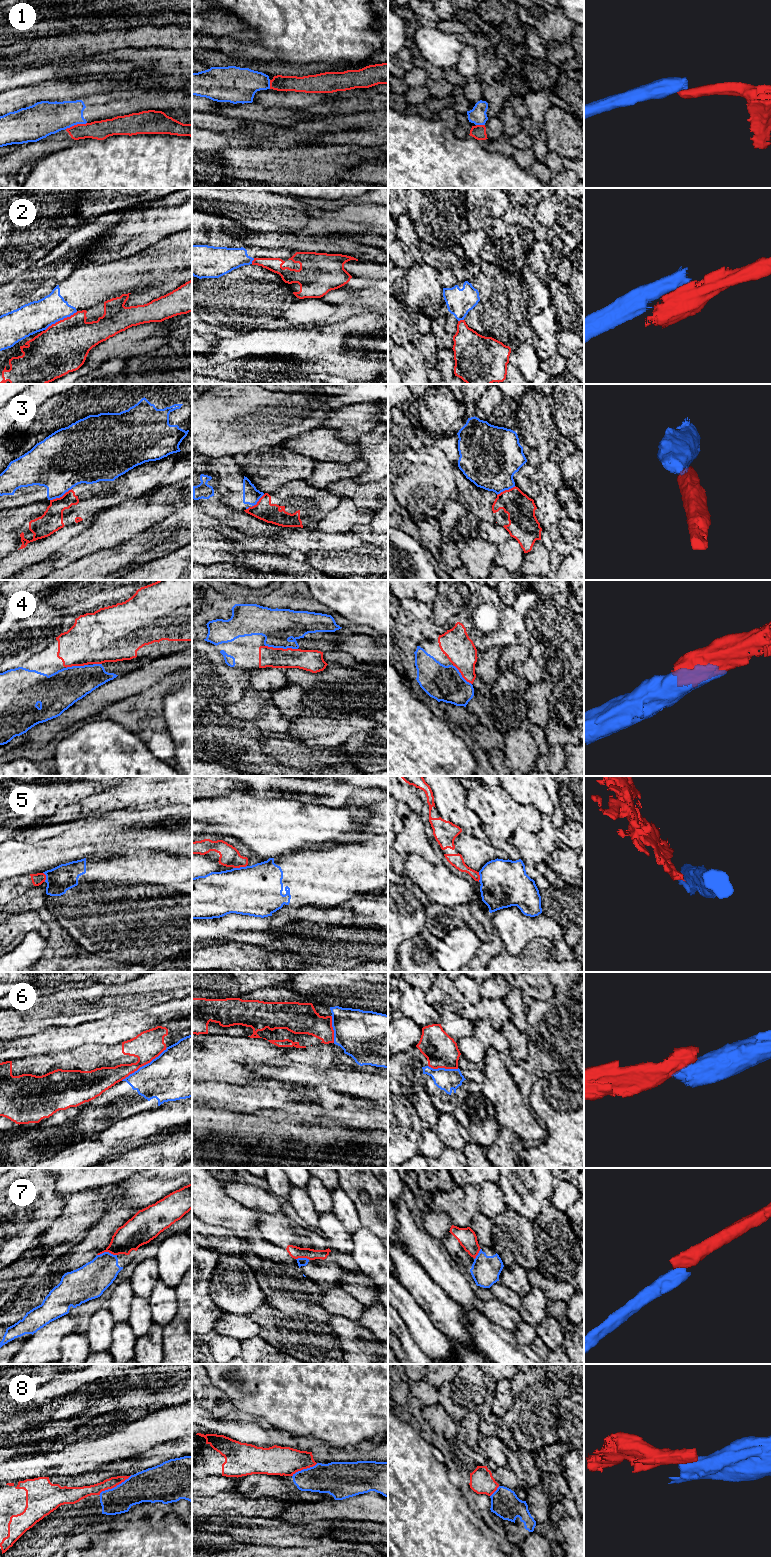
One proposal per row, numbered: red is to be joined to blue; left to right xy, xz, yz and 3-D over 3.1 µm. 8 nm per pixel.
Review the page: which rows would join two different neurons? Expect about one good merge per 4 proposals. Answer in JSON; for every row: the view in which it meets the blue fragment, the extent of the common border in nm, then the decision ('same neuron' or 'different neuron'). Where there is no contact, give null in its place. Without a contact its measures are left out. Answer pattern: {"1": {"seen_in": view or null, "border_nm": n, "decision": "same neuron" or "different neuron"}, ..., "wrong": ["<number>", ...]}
{"1": {"seen_in": "xy", "border_nm": 180, "decision": "different neuron"}, "2": {"seen_in": "xy", "border_nm": 300, "decision": "different neuron"}, "3": {"seen_in": "xy", "border_nm": 200, "decision": "different neuron"}, "4": {"seen_in": "xz", "border_nm": 260, "decision": "same neuron"}, "5": {"seen_in": "xz", "border_nm": 110, "decision": "different neuron"}, "6": {"seen_in": "xy", "border_nm": 460, "decision": "different neuron"}, "7": {"seen_in": "xy", "border_nm": 160, "decision": "different neuron"}, "8": {"seen_in": "xy", "border_nm": 300, "decision": "different neuron"}, "wrong": ["1", "2", "3", "5", "6", "7", "8"]}

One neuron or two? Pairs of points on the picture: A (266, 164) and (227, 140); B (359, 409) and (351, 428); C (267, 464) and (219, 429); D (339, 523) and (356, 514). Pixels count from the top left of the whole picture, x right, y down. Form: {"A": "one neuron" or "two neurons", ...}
{"A": "two neurons", "B": "one neuron", "C": "two neurons", "D": "one neuron"}

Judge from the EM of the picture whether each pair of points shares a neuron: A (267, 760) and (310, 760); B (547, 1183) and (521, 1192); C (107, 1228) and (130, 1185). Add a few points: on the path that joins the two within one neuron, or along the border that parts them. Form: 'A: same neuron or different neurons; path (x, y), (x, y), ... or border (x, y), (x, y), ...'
A: same neuron; path (278, 760), (299, 760)
B: same neuron; path (541, 1183), (530, 1183), (527, 1186)
C: different neurons; border (110, 1208), (116, 1204), (125, 1203), (137, 1211)

